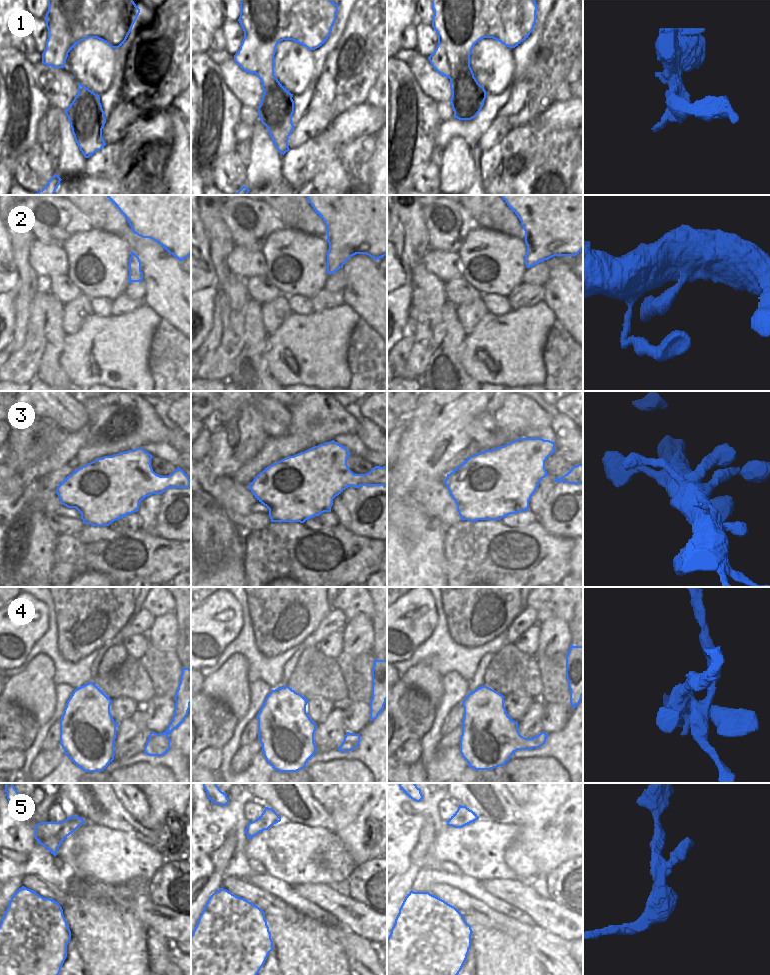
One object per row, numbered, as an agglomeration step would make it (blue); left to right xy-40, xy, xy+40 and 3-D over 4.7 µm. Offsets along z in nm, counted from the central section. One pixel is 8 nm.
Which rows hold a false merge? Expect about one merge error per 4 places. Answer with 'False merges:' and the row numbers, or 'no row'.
False merges: 4

